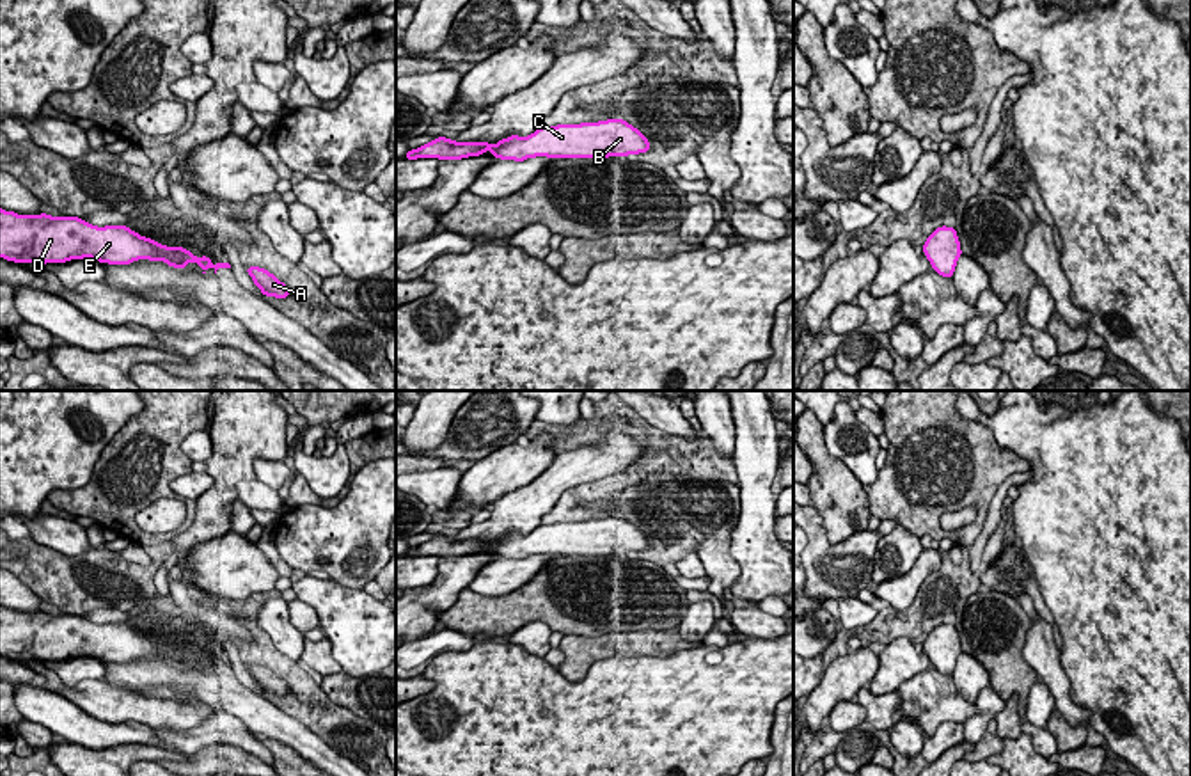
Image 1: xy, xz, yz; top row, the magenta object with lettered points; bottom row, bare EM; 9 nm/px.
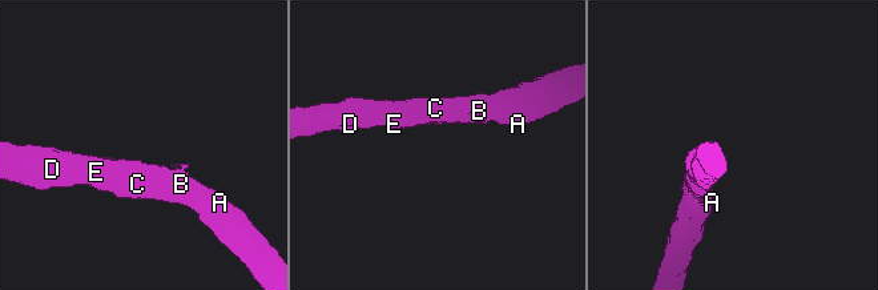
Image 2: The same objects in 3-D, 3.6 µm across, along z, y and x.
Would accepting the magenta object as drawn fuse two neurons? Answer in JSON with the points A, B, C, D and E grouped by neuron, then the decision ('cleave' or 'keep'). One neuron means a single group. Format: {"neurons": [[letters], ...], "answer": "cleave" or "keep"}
{"neurons": [["A", "B", "C", "D", "E"]], "answer": "keep"}

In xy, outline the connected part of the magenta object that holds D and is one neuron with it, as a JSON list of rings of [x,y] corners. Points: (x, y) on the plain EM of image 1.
[[[0,606],[0,655],[14,661],[66,661],[91,655],[108,662],[130,662],[138,657],[163,659],[174,666],[197,661],[208,666],[233,668],[231,661],[213,662],[188,646],[167,645],[140,634],[126,623],[92,623],[78,614],[18,613]]]

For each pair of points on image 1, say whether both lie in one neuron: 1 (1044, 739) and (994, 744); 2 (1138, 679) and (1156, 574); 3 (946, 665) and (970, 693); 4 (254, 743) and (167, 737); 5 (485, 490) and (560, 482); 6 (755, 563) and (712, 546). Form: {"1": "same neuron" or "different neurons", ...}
{"1": "different neurons", "2": "same neuron", "3": "same neuron", "4": "same neuron", "5": "different neurons", "6": "different neurons"}

